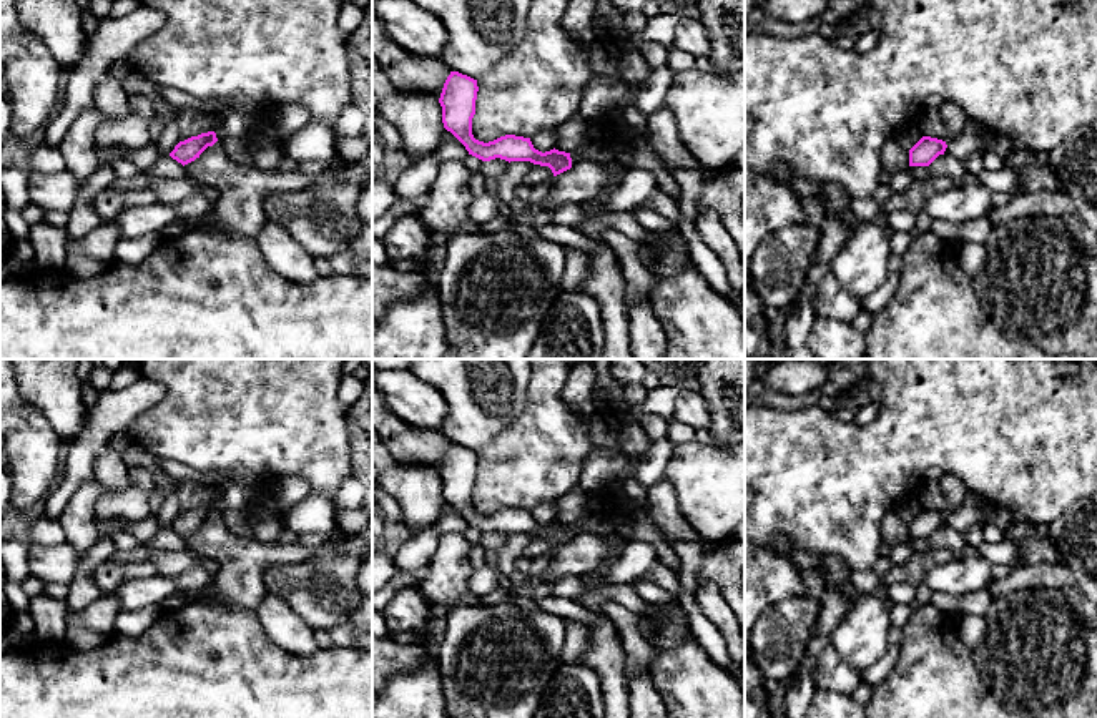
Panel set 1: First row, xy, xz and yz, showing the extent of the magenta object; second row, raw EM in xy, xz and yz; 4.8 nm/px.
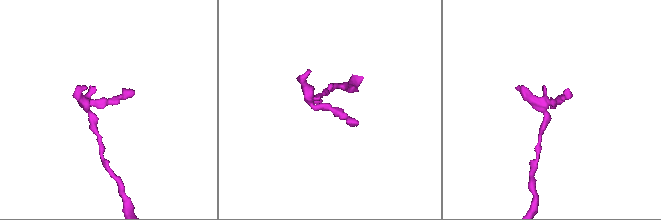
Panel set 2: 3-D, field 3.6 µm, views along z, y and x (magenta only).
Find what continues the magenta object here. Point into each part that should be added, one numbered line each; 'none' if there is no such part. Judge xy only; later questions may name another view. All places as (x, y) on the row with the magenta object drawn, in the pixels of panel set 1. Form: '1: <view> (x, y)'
none

